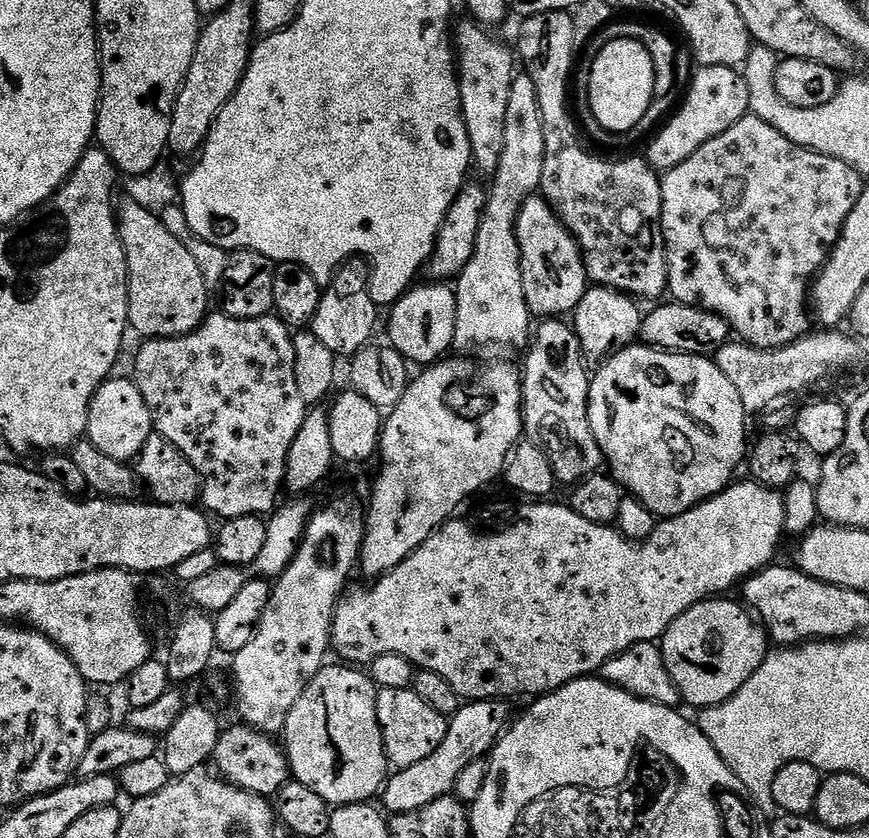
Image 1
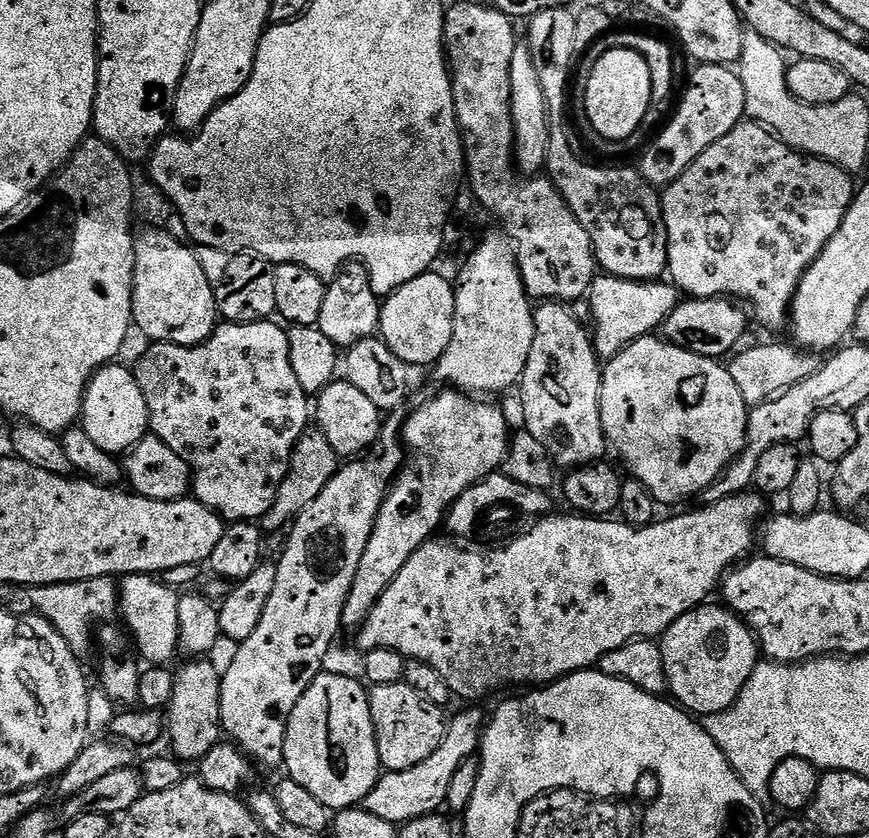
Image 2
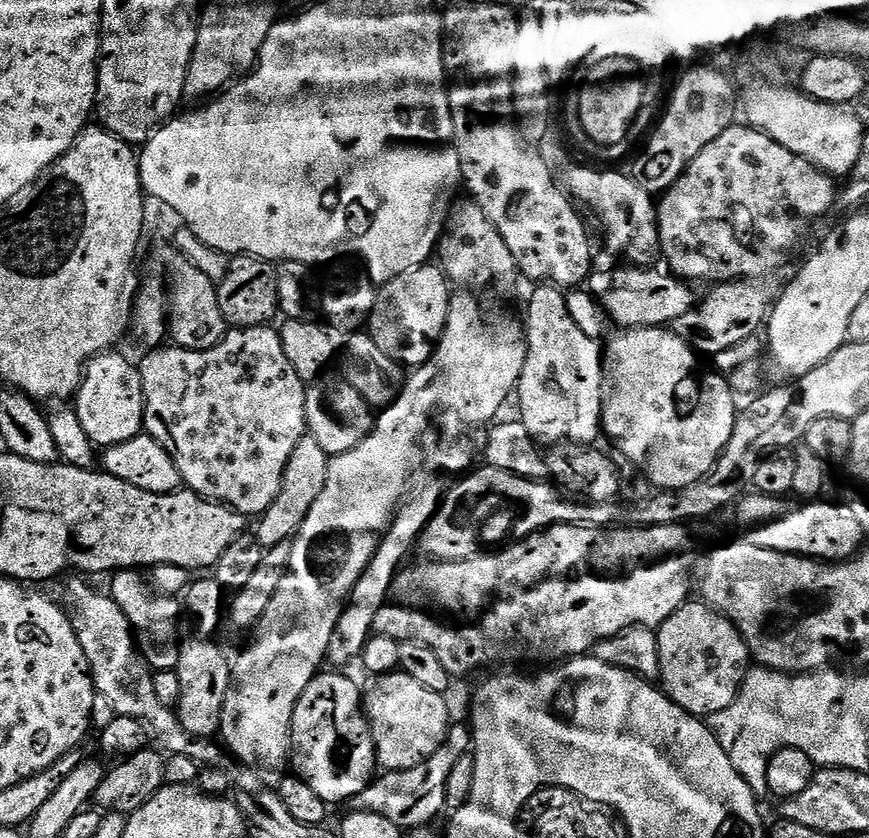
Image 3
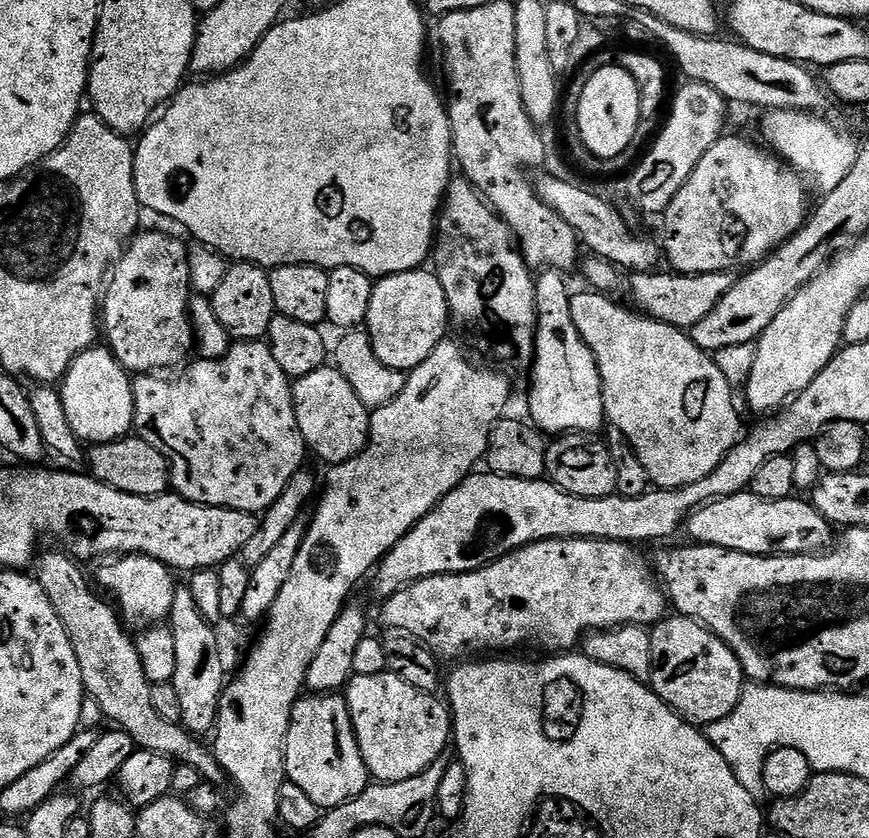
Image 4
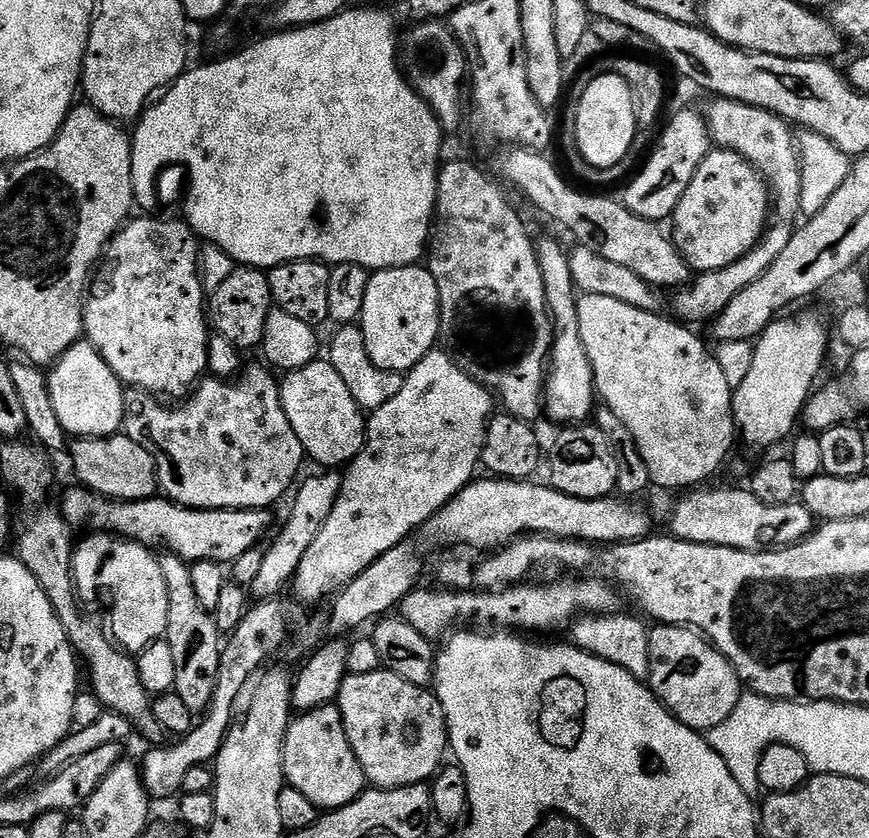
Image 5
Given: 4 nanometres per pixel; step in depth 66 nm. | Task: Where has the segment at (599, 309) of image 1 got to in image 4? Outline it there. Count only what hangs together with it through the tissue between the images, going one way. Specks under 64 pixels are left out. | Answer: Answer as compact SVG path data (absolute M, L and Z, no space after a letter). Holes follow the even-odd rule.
M657 270L638 272L631 277L632 296L636 299L635 307L651 319L668 324L671 328L690 330L736 285L737 277L732 272L711 272L710 274L677 274L675 271ZM640 307L640 308L639 308Z

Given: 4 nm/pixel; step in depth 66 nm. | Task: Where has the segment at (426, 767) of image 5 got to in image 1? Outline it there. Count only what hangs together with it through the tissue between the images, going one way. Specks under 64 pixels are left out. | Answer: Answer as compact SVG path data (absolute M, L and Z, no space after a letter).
M382 688L377 691L378 702L378 726L382 730L384 749L388 755L389 765L399 770L406 766L414 766L414 762L422 762L422 758L430 758L438 746L442 746L442 738L446 738L448 720L429 706L422 702L418 694L411 688L402 690L390 690Z

